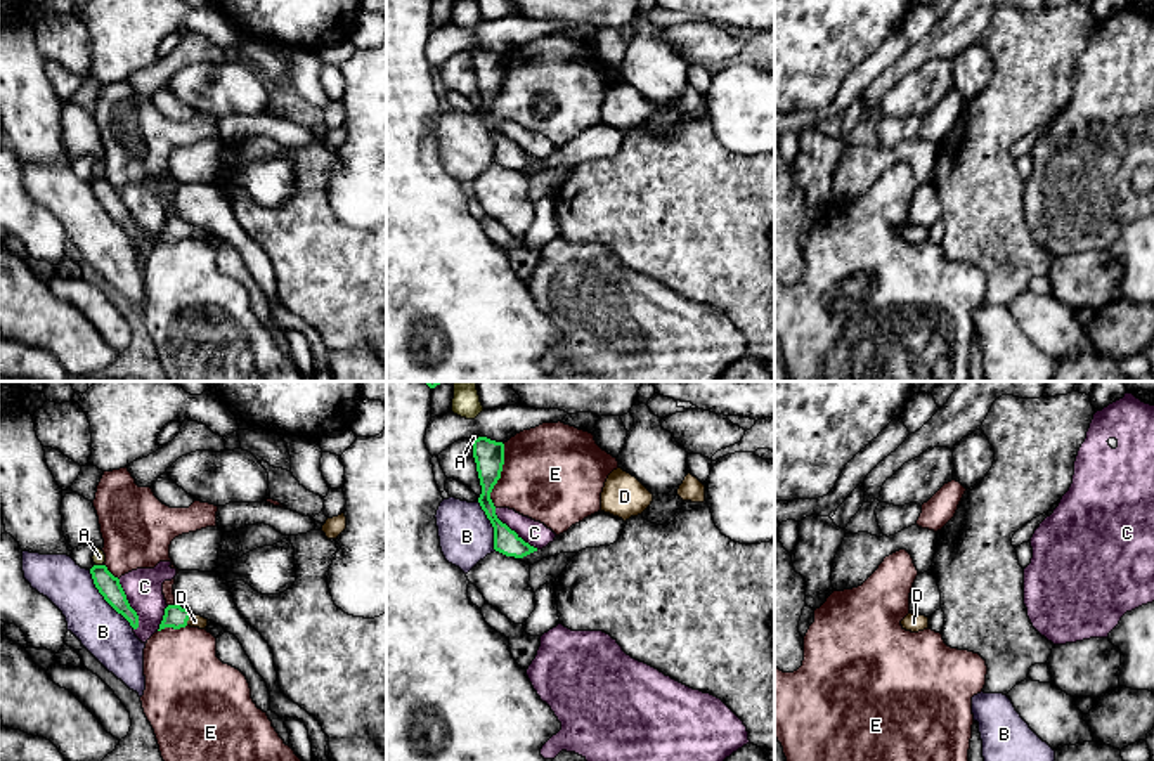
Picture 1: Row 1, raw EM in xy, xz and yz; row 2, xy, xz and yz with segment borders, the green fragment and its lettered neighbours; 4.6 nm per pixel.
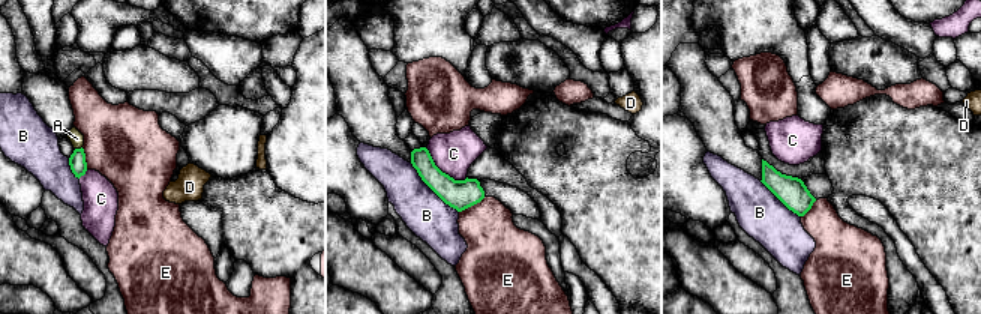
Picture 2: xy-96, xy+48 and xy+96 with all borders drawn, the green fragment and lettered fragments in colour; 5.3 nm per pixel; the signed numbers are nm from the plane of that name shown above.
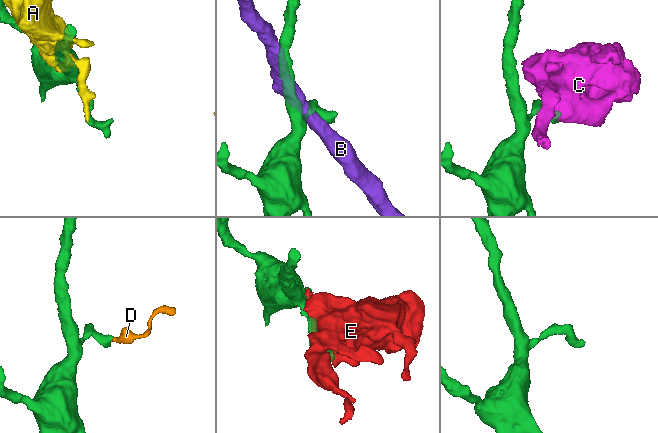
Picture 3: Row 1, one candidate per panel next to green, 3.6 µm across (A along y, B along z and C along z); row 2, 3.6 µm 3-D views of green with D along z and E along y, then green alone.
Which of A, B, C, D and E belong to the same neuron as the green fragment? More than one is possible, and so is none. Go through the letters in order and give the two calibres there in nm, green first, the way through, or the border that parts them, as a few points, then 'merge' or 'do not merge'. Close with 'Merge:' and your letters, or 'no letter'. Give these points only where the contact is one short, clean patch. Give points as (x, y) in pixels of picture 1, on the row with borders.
A: calibres 140 and 20 nm; do not merge
B: calibres 100 and 220 nm; do not merge
C: calibres 100 and 180 nm; border xy (118, 579), (129, 605), (137, 616), (136, 630); do not merge
D: calibres 100 and 60 nm; way xy (175, 616), (188, 619), (194, 621); merge
E: calibres 140 and 460 nm; do not merge
Merge: D

